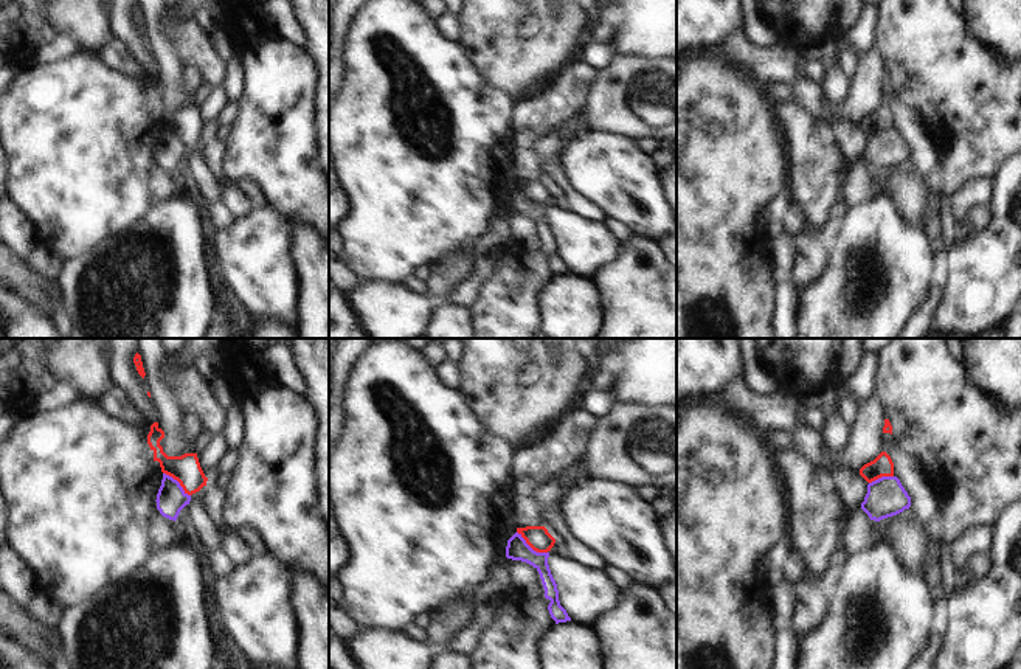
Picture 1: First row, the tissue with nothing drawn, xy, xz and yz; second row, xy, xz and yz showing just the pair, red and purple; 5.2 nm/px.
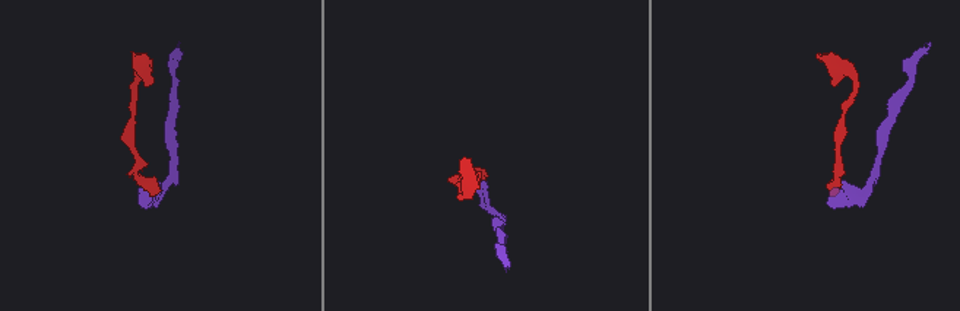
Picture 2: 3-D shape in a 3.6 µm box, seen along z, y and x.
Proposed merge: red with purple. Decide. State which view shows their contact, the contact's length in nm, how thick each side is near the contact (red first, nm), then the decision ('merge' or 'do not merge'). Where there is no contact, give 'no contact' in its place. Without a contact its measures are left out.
contact in xz; length 200 nm; calibres 120 and 120 nm; do not merge

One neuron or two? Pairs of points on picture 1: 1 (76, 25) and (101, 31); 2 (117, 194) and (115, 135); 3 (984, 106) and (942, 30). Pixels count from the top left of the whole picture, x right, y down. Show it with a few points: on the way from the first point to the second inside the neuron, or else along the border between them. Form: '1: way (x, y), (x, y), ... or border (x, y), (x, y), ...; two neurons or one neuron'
1: way (83, 25), (95, 30); one neuron
2: way (115, 180), (115, 149); one neuron
3: way (972, 87), (942, 58), (942, 48); one neuron

